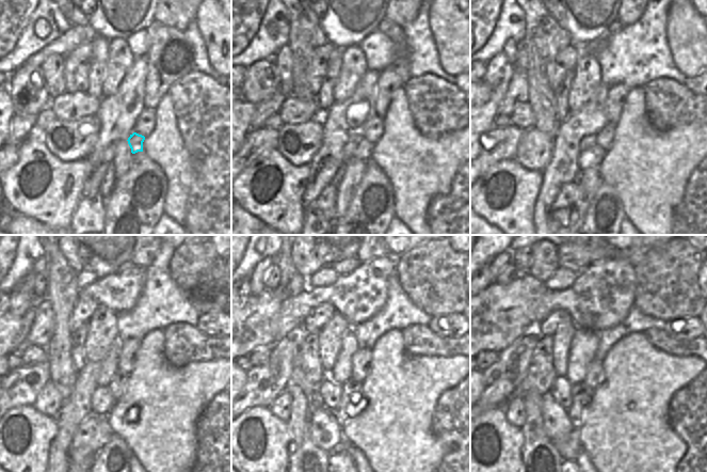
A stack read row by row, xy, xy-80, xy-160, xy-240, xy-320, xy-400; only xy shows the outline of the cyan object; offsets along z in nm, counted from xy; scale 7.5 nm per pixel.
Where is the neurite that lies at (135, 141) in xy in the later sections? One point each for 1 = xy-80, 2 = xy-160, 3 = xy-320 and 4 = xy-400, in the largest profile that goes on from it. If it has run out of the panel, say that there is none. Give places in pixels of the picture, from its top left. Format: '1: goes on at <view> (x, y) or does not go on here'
1: goes on at xy-80 (363, 152)
2: goes on at xy-160 (591, 158)
3: goes on at xy-320 (328, 393)
4: goes on at xy-400 (561, 390)

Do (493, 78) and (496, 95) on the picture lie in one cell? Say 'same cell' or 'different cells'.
different cells

